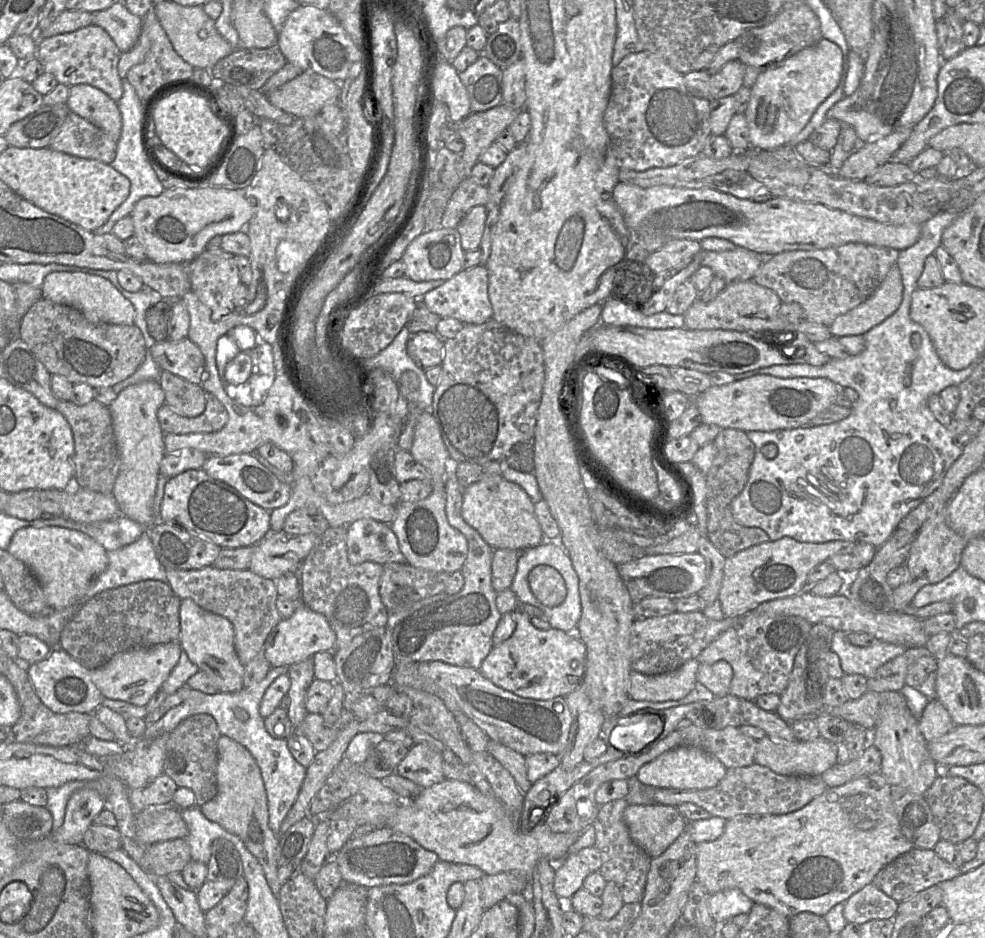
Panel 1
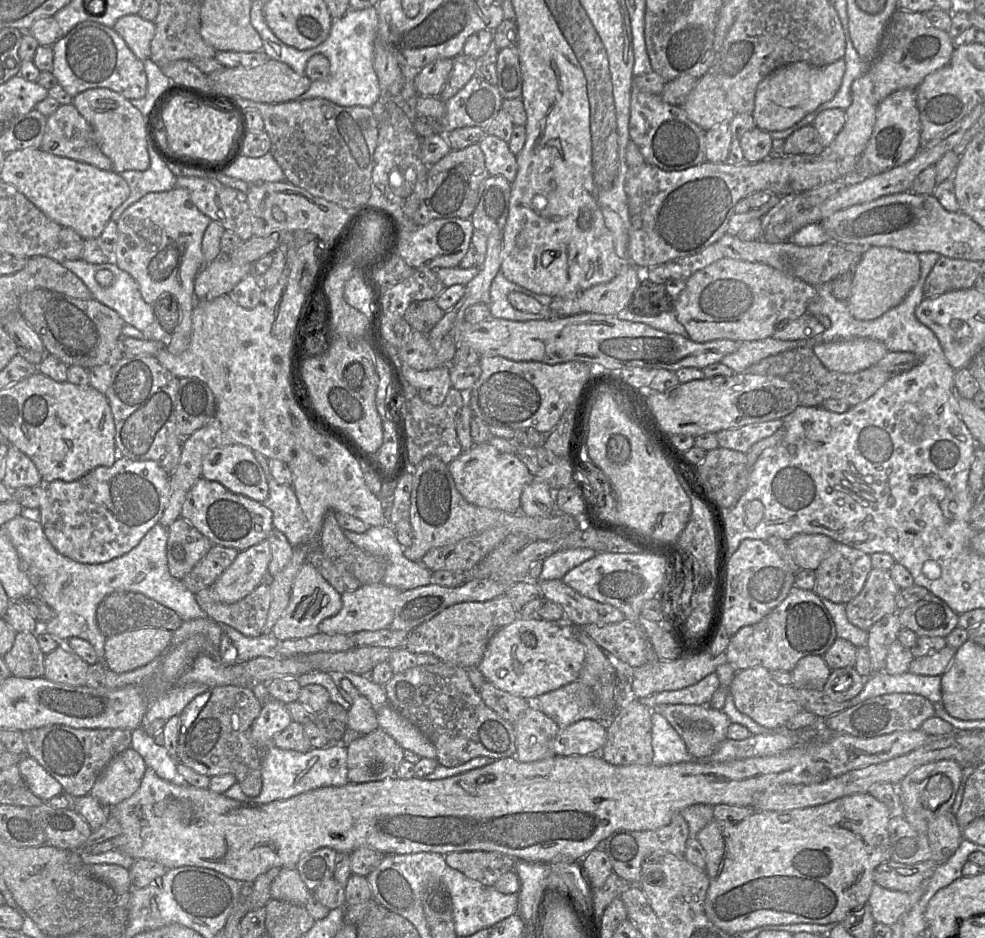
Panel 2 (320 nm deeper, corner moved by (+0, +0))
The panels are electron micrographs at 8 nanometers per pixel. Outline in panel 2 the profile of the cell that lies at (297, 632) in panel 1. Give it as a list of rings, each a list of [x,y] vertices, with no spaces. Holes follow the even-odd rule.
[[[383,582],[363,585],[357,590],[346,592],[341,595],[341,610],[319,624],[319,633],[354,635],[362,631],[378,631],[389,628],[394,619],[397,600],[401,593],[401,590]]]

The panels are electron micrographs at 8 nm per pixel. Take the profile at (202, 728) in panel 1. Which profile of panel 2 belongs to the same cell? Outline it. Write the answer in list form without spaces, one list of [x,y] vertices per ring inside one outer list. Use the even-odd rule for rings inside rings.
[[[219,686],[198,694],[179,715],[177,761],[209,777],[233,774],[246,796],[257,796],[262,787],[263,750],[254,744],[252,726],[262,707],[251,687]]]

